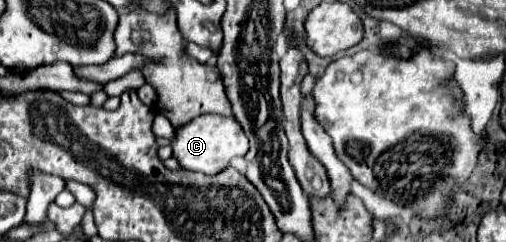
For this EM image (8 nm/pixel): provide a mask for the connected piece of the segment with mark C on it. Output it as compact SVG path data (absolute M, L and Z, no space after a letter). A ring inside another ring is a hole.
M200 115L192 119L184 127L176 129L176 137L172 141L172 157L178 159L180 167L186 171L200 171L206 175L214 175L228 167L230 159L244 157L248 151L248 139L234 117L222 115Z

